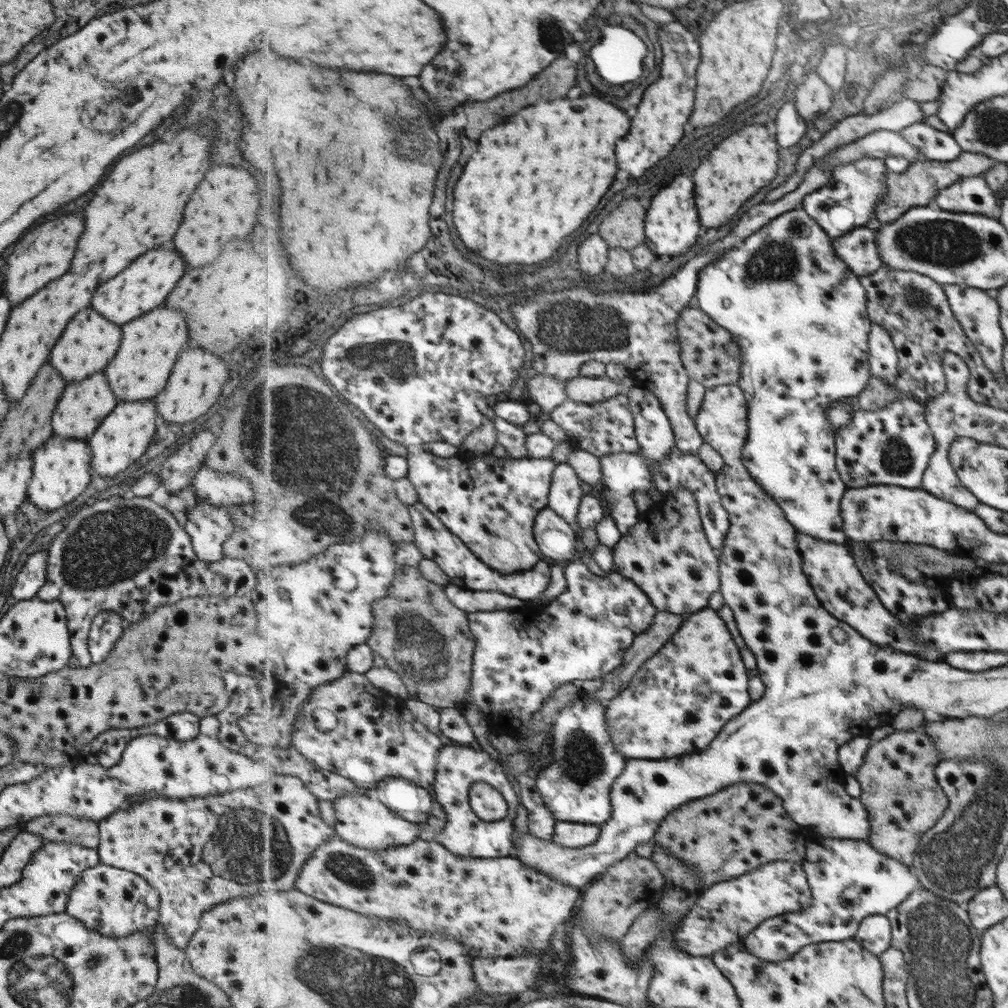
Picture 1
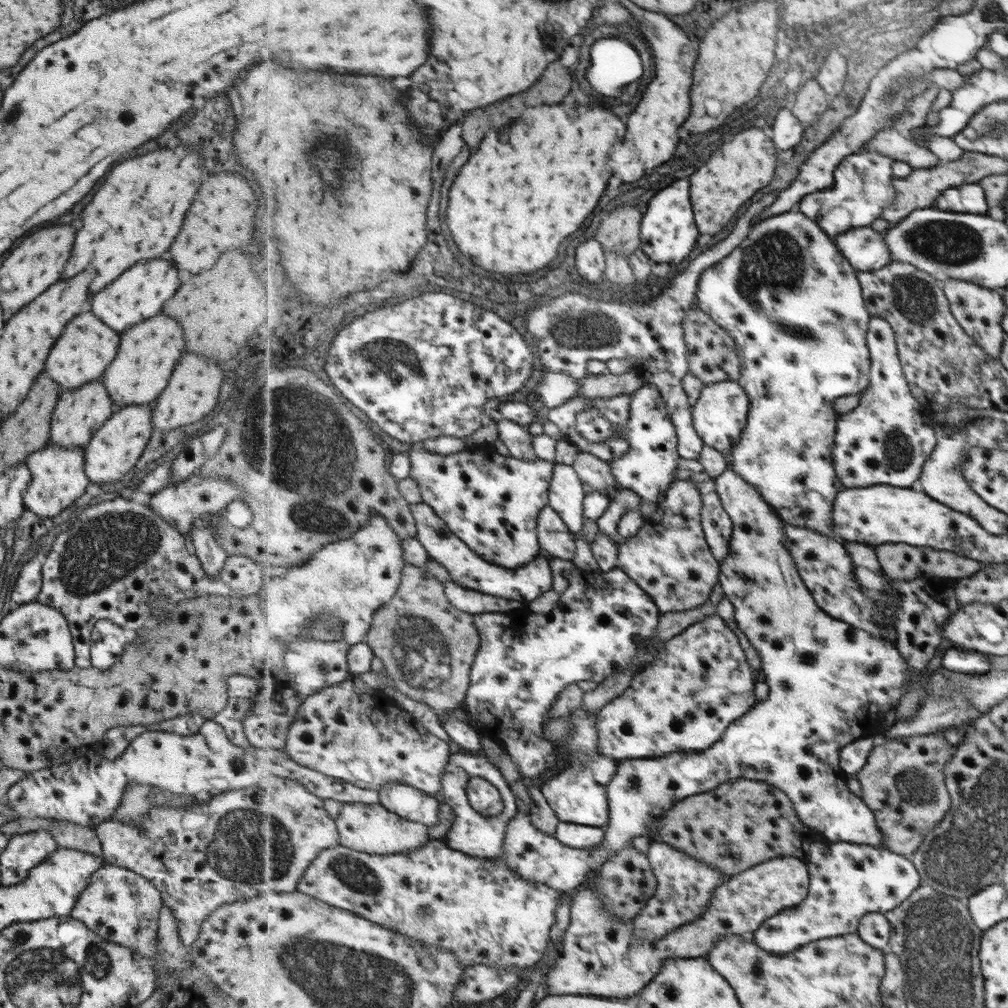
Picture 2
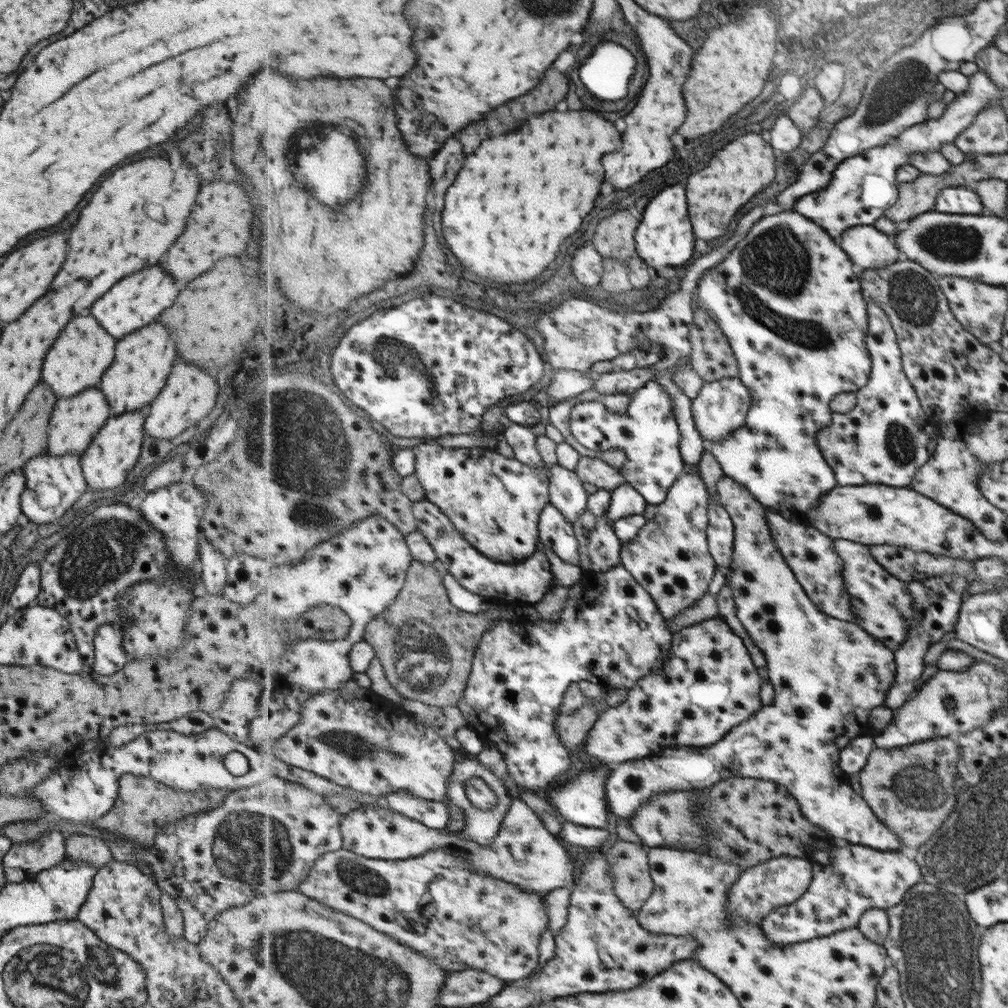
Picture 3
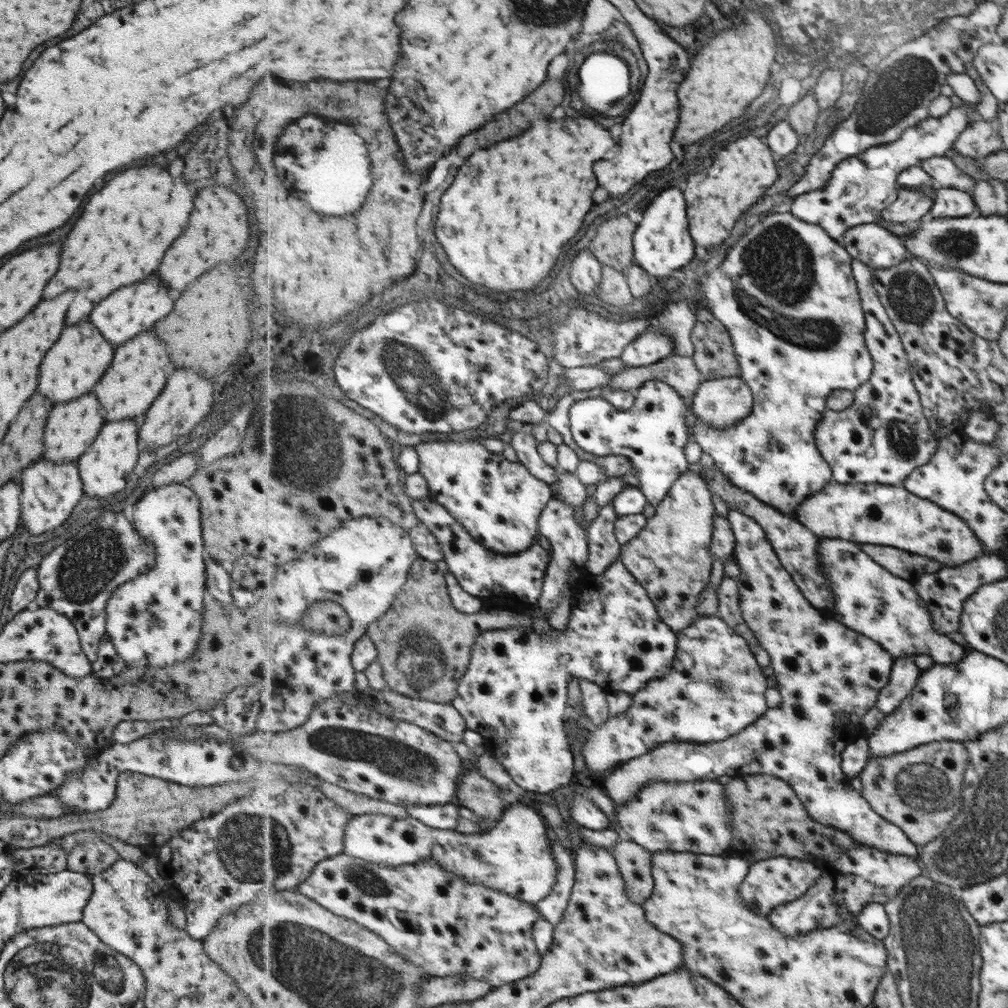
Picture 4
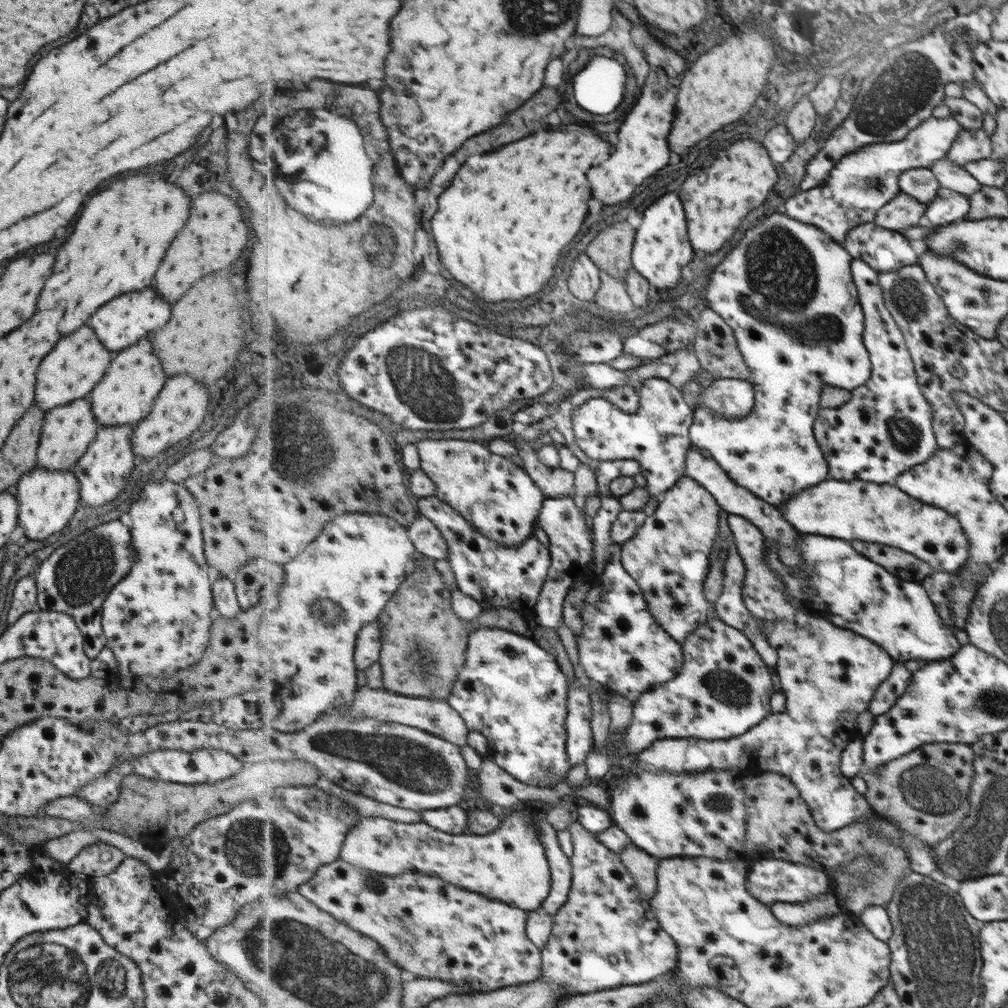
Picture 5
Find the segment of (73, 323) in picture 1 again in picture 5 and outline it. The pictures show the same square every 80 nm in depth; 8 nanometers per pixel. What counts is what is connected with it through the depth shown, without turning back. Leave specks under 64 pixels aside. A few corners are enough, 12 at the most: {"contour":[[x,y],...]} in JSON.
{"contour":[[79,326],[39,361],[34,402],[88,398],[113,355]]}

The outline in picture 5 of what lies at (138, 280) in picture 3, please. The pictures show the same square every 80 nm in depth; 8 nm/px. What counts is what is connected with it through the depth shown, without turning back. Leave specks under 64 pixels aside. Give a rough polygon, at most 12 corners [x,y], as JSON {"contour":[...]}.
{"contour":[[153,290],[121,294],[87,324],[114,355],[169,318]]}

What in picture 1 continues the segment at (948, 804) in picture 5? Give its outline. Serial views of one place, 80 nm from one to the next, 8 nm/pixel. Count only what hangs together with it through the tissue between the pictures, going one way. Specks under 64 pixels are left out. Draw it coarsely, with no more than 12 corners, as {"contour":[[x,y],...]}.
{"contour":[[920,730],[873,742],[855,772],[868,841],[913,869],[949,804]]}

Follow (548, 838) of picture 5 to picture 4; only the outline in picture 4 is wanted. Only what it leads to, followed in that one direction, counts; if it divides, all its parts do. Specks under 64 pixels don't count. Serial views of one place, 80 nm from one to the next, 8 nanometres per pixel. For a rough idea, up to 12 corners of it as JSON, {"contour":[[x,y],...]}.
{"contour":[[552,833],[560,866],[550,896],[537,907],[551,924],[561,924],[569,906],[577,871],[573,853]]}

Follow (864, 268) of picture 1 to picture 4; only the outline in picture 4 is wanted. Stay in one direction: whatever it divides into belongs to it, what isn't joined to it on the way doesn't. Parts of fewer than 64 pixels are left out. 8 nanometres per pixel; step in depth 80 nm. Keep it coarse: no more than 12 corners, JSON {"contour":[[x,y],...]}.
{"contour":[[877,223],[849,229],[841,244],[871,269],[914,260],[905,238]]}

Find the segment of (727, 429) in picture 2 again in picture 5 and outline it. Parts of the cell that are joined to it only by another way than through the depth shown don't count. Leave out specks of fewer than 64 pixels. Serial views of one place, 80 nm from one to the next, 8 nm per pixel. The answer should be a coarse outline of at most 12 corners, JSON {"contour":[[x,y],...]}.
{"contour":[[717,379],[701,391],[700,406],[727,418],[755,406],[754,384]]}

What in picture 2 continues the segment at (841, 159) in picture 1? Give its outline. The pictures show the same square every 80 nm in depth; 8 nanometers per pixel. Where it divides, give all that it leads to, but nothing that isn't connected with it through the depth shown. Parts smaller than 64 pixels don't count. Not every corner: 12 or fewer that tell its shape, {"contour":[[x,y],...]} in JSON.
{"contour":[[893,127],[862,150],[882,151],[914,169],[939,162],[926,146]]}

